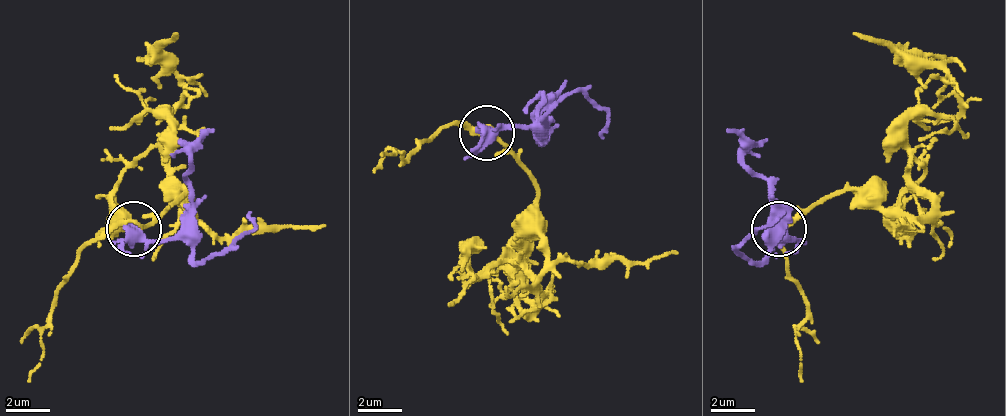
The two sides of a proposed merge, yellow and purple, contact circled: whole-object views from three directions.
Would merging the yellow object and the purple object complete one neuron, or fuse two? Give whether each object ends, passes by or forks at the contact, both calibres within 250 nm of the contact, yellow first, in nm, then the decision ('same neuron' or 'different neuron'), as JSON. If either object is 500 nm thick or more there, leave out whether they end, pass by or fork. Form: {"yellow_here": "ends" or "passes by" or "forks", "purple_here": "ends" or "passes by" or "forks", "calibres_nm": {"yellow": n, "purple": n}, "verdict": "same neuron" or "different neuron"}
{"yellow_here": "passes by", "purple_here": "forks", "calibres_nm": {"yellow": 320, "purple": 360}, "verdict": "same neuron"}

